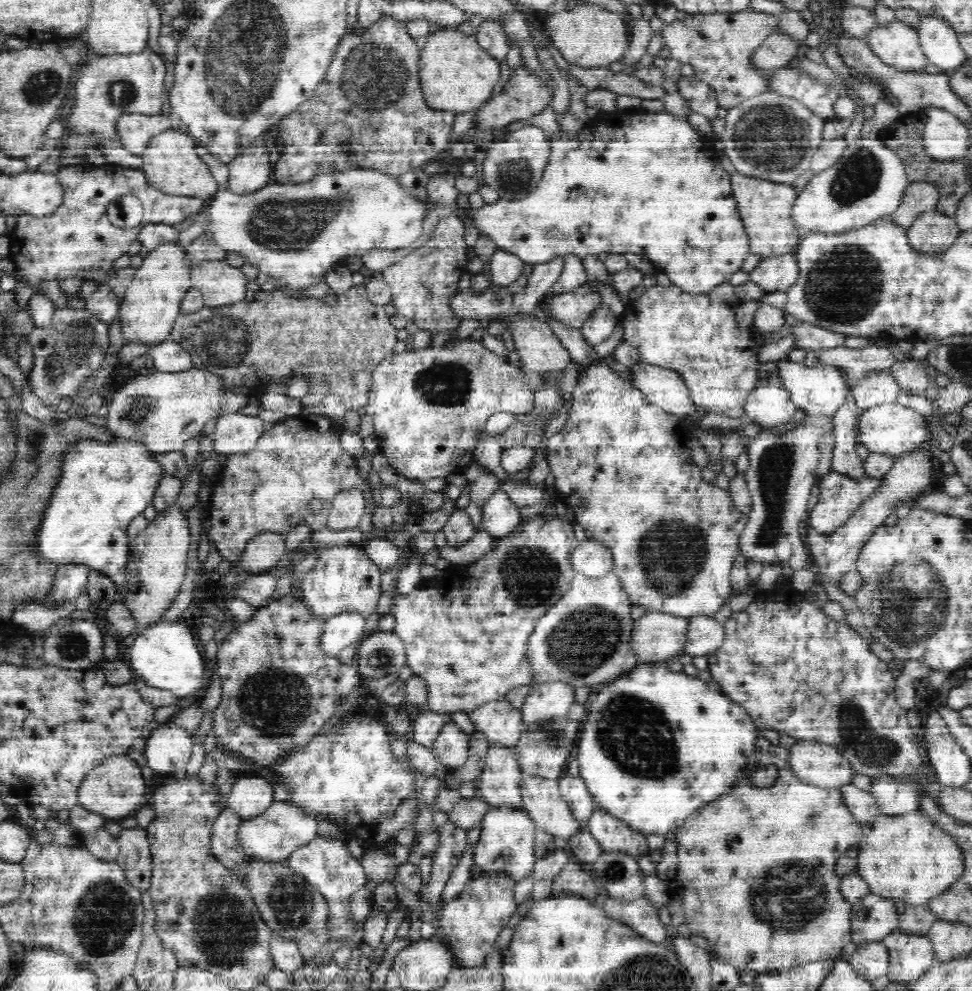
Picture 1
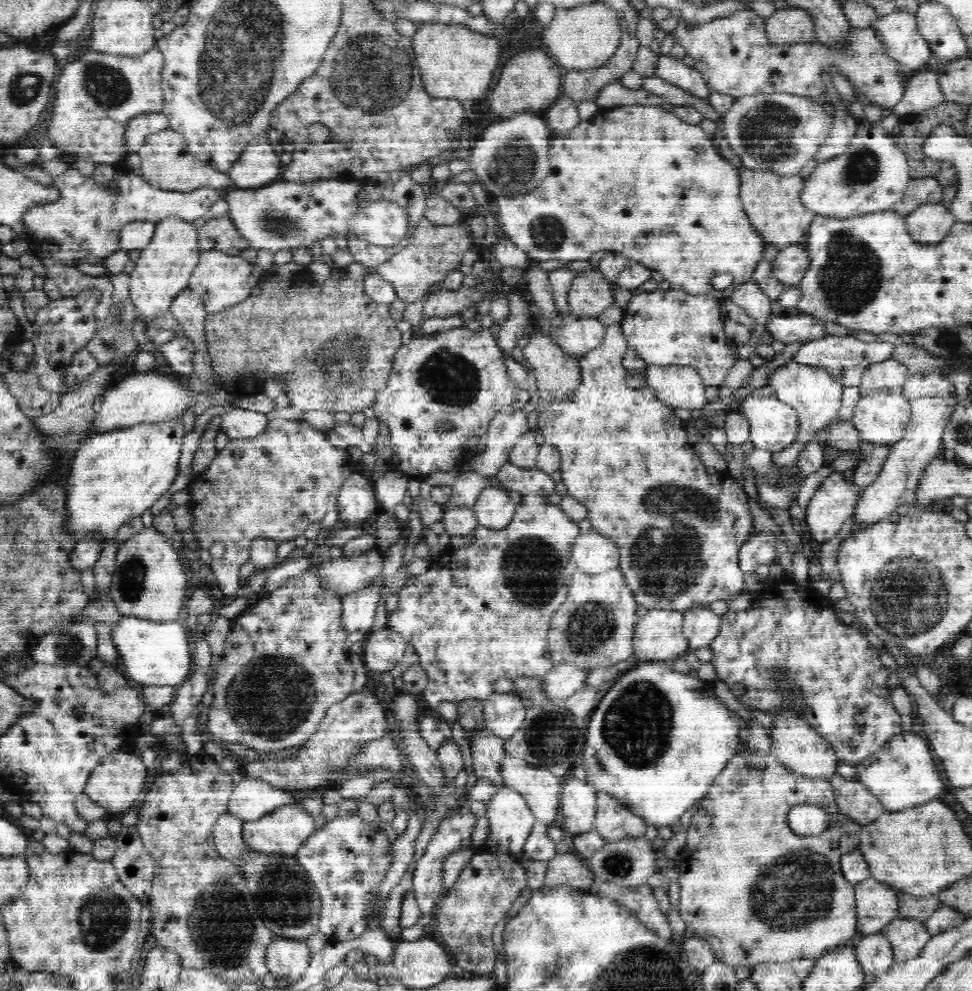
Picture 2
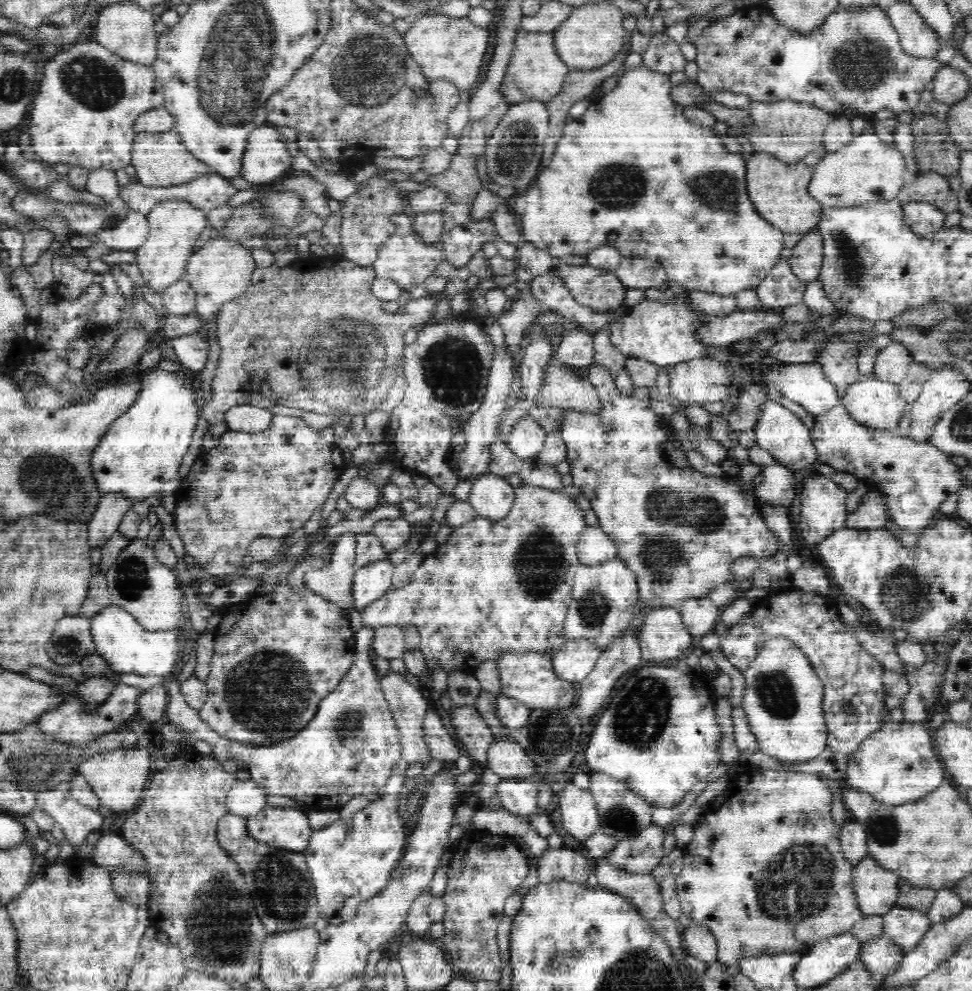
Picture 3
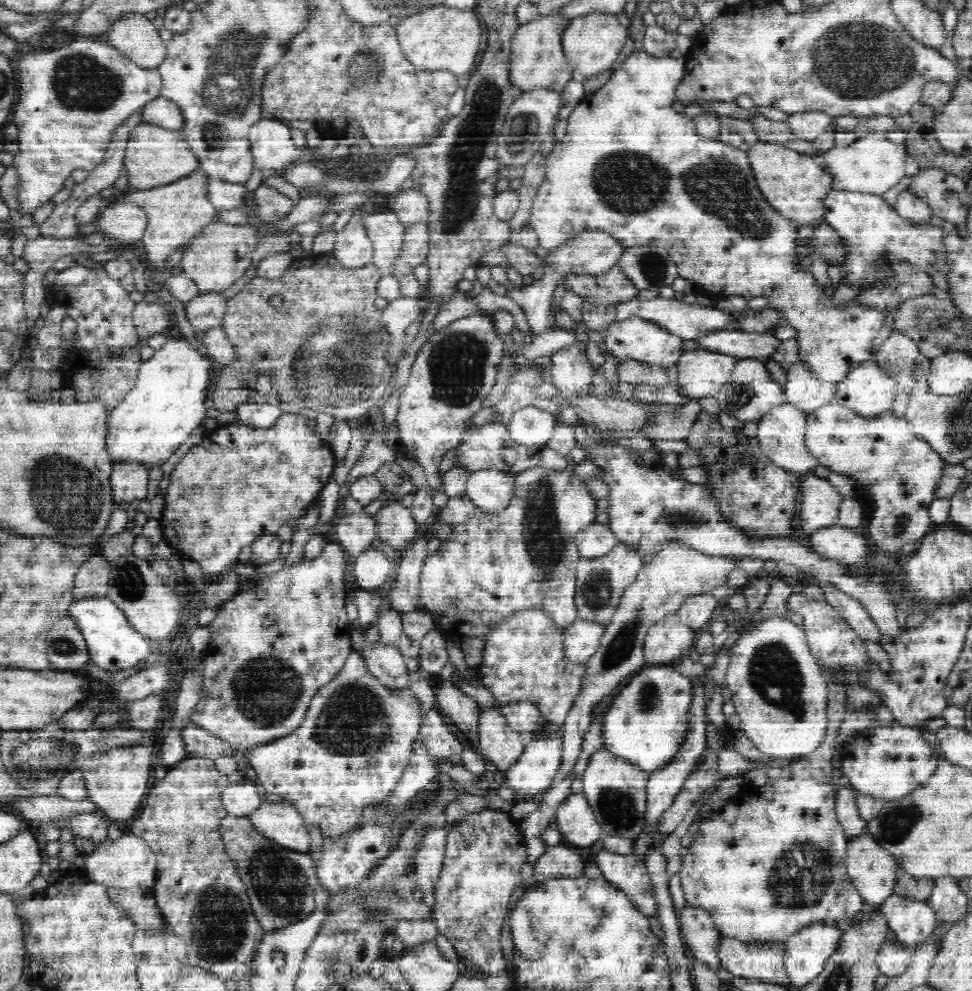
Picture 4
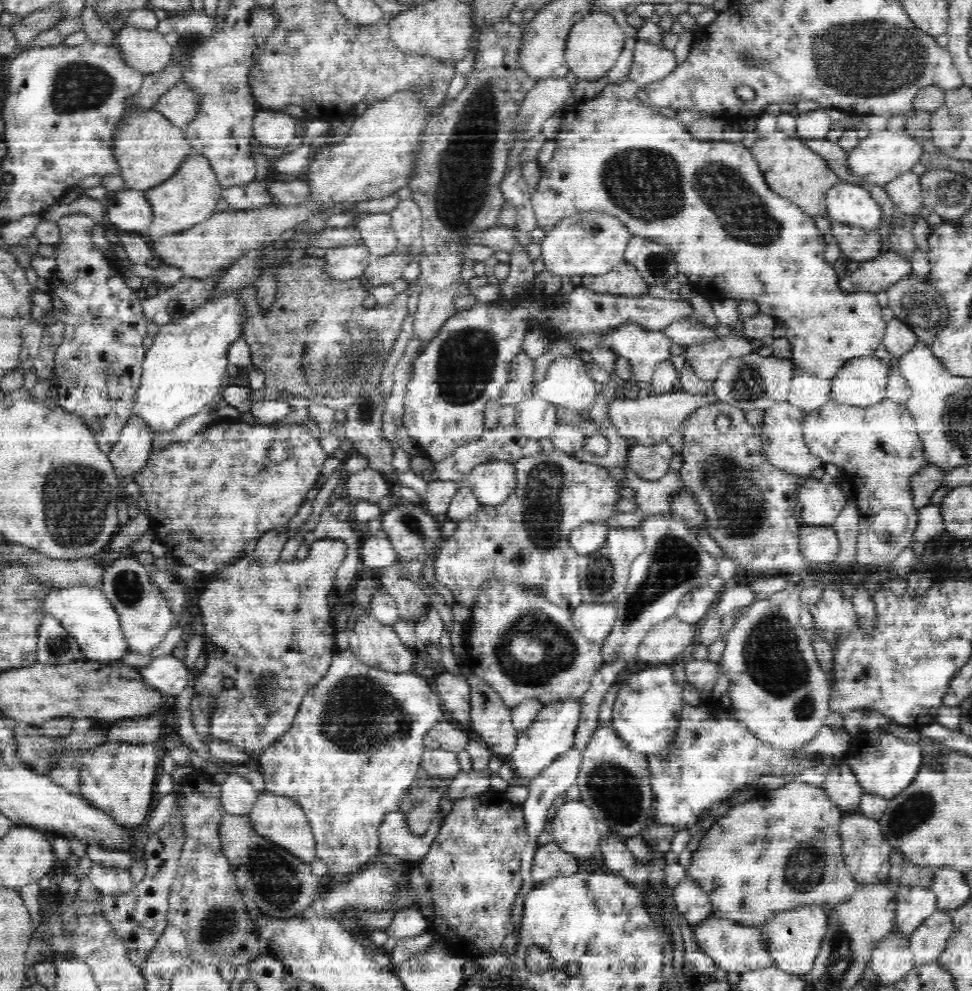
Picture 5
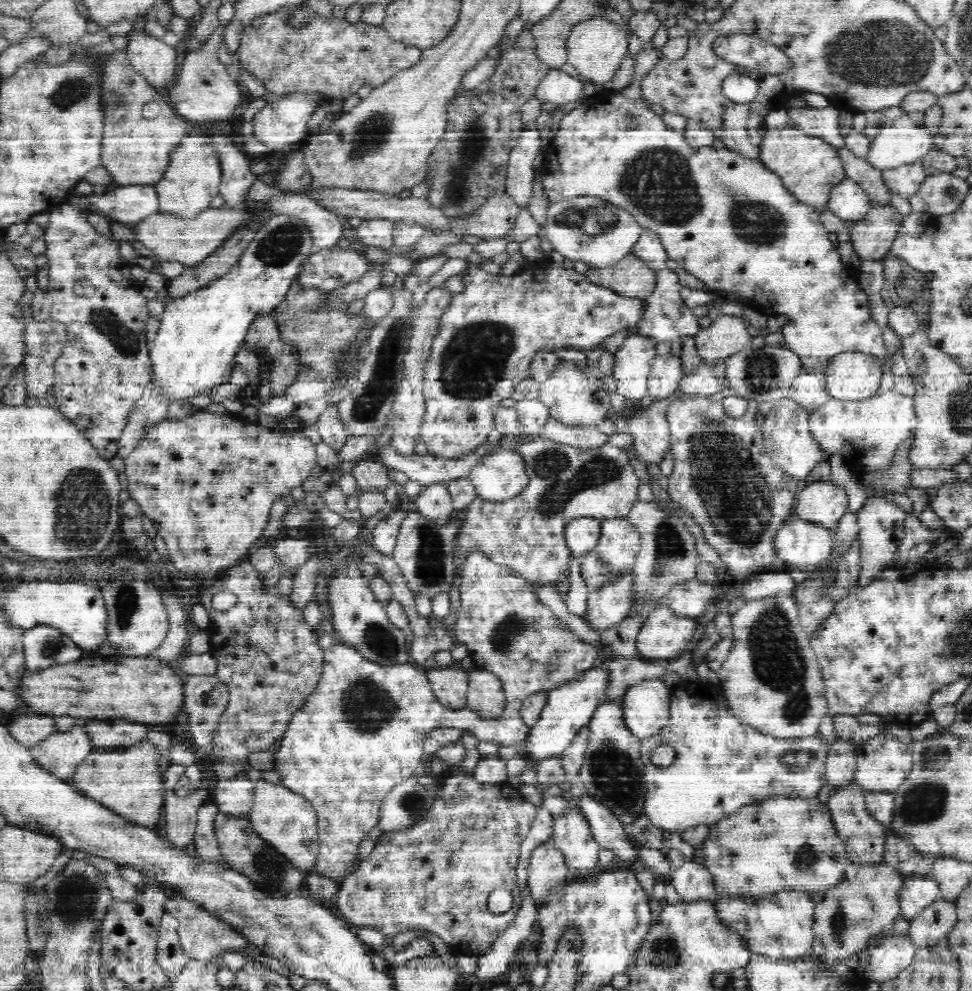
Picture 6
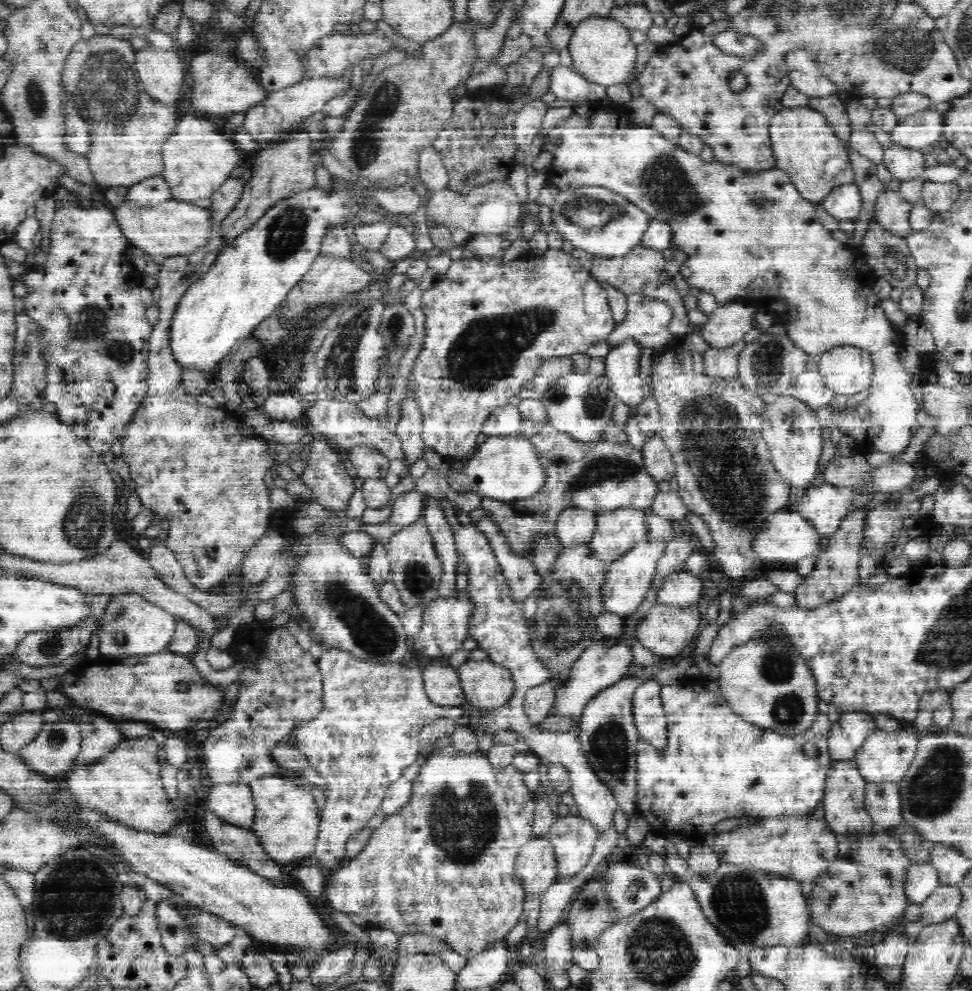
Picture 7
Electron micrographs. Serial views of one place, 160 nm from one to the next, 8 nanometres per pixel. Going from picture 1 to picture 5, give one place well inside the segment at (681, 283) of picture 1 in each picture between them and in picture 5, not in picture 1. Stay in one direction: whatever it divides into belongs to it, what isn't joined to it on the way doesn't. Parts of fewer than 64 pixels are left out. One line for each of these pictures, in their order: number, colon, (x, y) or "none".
2: (636, 180)
3: (632, 170)
4: (625, 165)
5: (708, 202)

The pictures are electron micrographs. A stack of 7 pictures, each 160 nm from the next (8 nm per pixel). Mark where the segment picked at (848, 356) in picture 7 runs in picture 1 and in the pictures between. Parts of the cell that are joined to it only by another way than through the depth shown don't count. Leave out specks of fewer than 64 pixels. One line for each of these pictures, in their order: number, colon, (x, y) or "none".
1: (889, 428)
2: (881, 415)
3: (876, 402)
4: (868, 389)
5: (861, 381)
6: (850, 376)

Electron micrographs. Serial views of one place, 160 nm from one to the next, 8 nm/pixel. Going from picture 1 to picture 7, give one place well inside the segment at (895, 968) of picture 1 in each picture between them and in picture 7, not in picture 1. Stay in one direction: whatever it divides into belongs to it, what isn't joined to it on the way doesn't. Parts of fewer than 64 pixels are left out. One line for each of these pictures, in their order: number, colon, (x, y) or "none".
2: (908, 935)
3: (906, 926)
4: (911, 919)
5: (915, 903)
6: (917, 891)
7: (922, 877)

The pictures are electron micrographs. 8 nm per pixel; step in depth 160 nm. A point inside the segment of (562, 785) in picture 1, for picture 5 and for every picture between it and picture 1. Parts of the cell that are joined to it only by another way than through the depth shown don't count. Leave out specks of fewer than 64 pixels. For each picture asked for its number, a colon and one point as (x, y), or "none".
2: (578, 799)
3: (578, 812)
4: (575, 820)
5: (575, 830)

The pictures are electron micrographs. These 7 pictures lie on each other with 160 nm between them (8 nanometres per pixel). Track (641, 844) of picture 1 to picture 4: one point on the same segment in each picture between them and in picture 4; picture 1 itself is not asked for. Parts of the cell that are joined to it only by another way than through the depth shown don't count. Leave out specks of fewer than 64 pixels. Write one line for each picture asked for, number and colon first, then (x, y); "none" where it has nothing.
2: (616, 821)
3: (623, 812)
4: (616, 789)

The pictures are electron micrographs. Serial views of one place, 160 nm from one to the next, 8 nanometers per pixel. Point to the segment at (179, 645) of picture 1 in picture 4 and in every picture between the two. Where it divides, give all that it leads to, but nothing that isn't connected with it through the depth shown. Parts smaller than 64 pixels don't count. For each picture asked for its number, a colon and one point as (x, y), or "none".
2: (151, 653)
3: (127, 647)
4: (112, 644)

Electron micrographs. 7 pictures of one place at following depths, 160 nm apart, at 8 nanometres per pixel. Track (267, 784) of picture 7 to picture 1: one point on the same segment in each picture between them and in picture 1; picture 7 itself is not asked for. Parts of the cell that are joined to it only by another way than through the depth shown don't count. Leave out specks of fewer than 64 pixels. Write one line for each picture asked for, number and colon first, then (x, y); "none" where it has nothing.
1: (274, 836)
2: (285, 830)
3: (289, 828)
4: (281, 822)
5: (279, 818)
6: (286, 820)

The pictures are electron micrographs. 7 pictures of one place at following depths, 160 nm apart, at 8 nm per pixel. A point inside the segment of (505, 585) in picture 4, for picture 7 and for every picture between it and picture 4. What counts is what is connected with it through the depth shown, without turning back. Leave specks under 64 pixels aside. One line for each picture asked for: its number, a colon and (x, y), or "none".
5: (525, 539)
6: (526, 533)
7: (604, 477)

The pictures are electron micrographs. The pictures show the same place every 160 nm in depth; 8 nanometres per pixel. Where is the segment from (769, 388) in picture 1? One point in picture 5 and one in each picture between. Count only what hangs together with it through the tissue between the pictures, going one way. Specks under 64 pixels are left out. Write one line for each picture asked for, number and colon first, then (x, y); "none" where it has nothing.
2: (775, 426)
3: (782, 434)
4: (781, 431)
5: (784, 445)

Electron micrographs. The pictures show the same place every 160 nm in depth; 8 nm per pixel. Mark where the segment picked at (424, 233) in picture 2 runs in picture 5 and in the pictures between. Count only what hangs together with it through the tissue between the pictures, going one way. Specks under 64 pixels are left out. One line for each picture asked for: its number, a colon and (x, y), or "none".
3: (401, 257)
4: (386, 234)
5: (376, 229)

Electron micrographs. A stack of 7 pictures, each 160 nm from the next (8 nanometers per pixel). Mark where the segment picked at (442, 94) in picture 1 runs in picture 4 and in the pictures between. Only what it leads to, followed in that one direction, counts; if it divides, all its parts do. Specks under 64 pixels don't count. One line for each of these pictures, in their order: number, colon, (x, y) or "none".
2: (455, 61)
3: (445, 47)
4: (440, 36)

